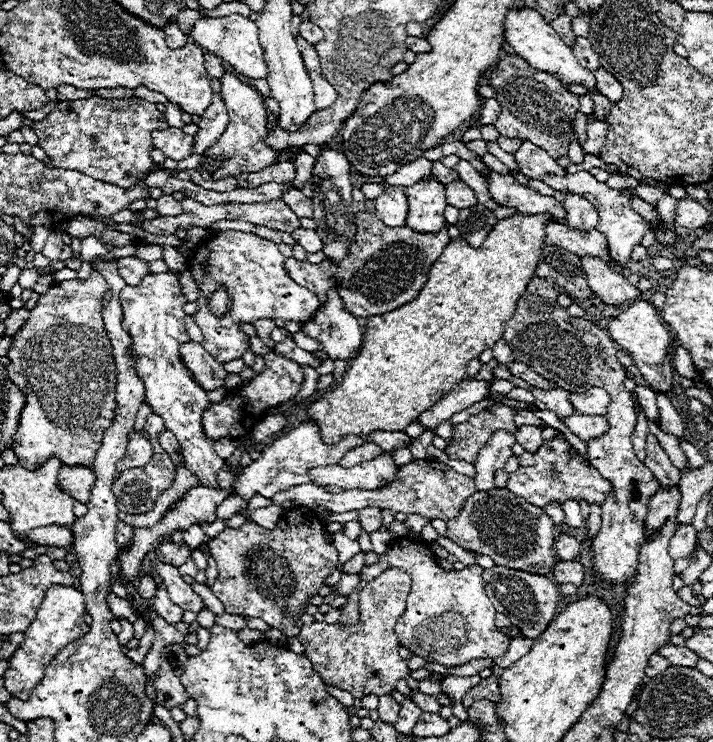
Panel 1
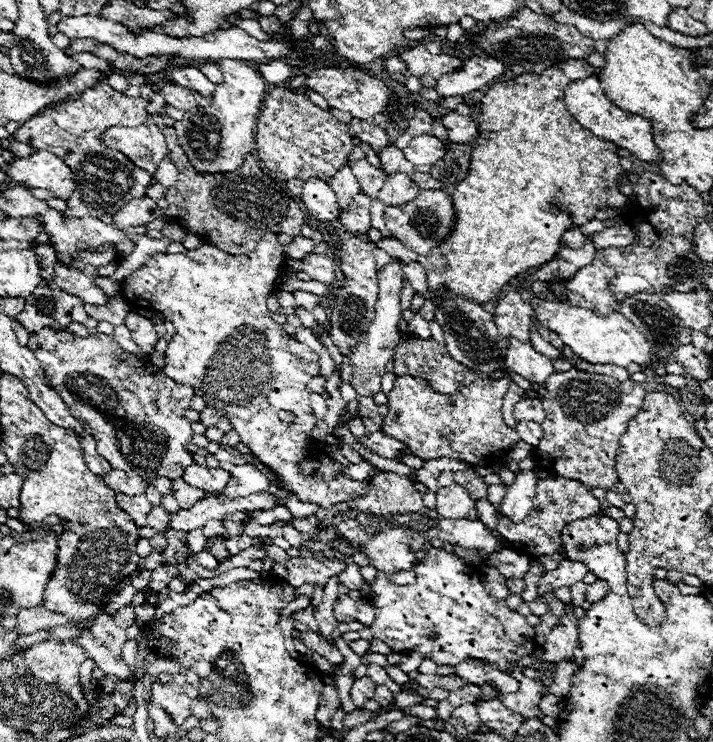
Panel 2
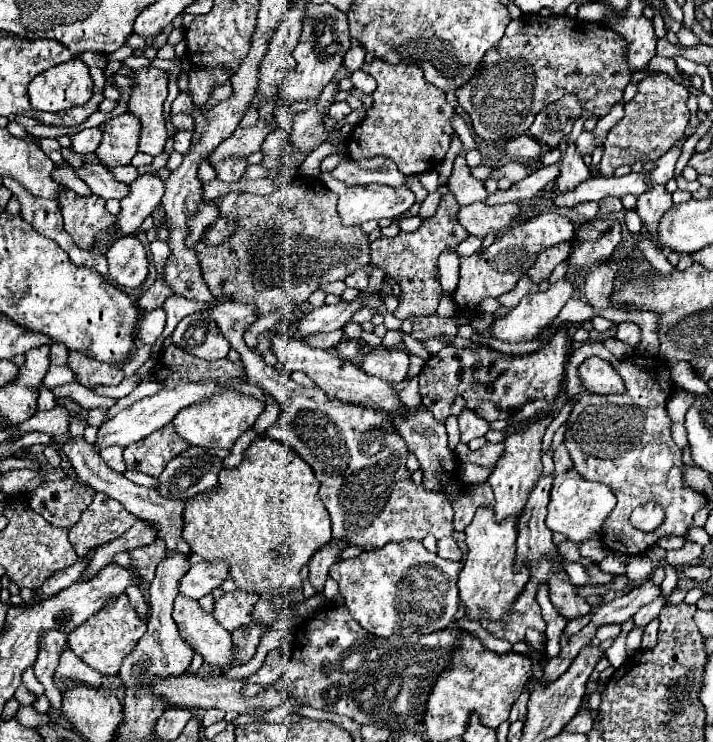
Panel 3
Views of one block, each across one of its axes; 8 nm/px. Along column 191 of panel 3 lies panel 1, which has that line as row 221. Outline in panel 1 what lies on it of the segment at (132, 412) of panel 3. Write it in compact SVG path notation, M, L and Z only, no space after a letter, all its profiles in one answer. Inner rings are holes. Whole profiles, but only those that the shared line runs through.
M386 186L384 194L380 194L374 200L374 204L376 204L376 216L380 216L380 220L384 224L388 224L392 228L406 224L408 202L406 202L406 196L404 196L402 188Z

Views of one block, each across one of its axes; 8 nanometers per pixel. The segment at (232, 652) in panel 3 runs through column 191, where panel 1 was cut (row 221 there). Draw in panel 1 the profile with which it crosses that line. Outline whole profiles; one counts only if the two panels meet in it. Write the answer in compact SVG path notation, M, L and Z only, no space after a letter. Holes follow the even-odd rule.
M576 172L576 174L566 174L566 176L546 176L542 182L560 192L568 192L568 190L580 192L580 196L584 196L586 200L590 200L594 204L594 208L598 210L598 226L596 228L606 236L606 242L608 242L610 260L606 264L610 270L622 272L626 268L626 264L630 262L632 248L636 244L640 244L640 240L648 232L648 224L644 222L644 218L640 214L636 214L630 206L630 200L634 198L634 194L612 190L604 182L598 182L594 176L590 176L588 172Z

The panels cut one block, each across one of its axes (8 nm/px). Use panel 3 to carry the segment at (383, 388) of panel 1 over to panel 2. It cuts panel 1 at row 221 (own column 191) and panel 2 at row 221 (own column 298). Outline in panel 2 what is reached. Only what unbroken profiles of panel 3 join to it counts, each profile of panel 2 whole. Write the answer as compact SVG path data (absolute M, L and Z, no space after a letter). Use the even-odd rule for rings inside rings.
M568 60L557 62L542 74L520 74L496 82L486 90L480 100L480 140L472 144L470 172L452 192L456 228L430 256L414 256L414 260L426 268L428 288L438 290L442 284L448 284L454 296L466 296L476 304L488 302L500 296L510 278L552 260L560 250L562 234L576 228L576 224L592 220L602 204L606 204L606 208L626 204L626 196L618 190L618 180L628 178L628 172L620 166L620 148L582 128L564 105L562 90L570 82L592 74L596 74L596 68L586 60ZM566 206L572 210L574 220L566 214Z

